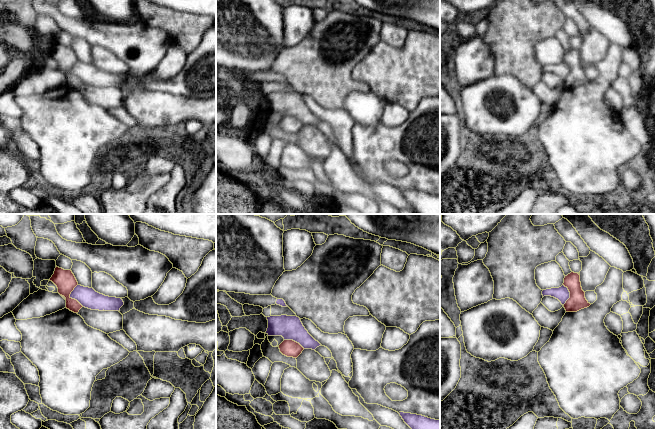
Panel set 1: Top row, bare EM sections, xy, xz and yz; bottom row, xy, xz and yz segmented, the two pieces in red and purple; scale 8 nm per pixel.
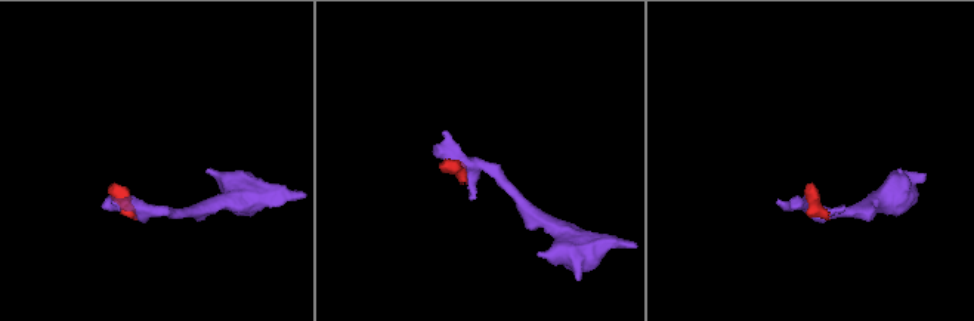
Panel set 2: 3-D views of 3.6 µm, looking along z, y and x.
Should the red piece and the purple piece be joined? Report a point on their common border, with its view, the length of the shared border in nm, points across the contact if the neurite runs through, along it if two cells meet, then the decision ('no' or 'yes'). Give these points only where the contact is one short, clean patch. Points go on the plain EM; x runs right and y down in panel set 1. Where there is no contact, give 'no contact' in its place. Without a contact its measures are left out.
meets red in xy at (71, 74); contact 190 nm long; border along xy (77, 60), (70, 72), (83, 82); no

